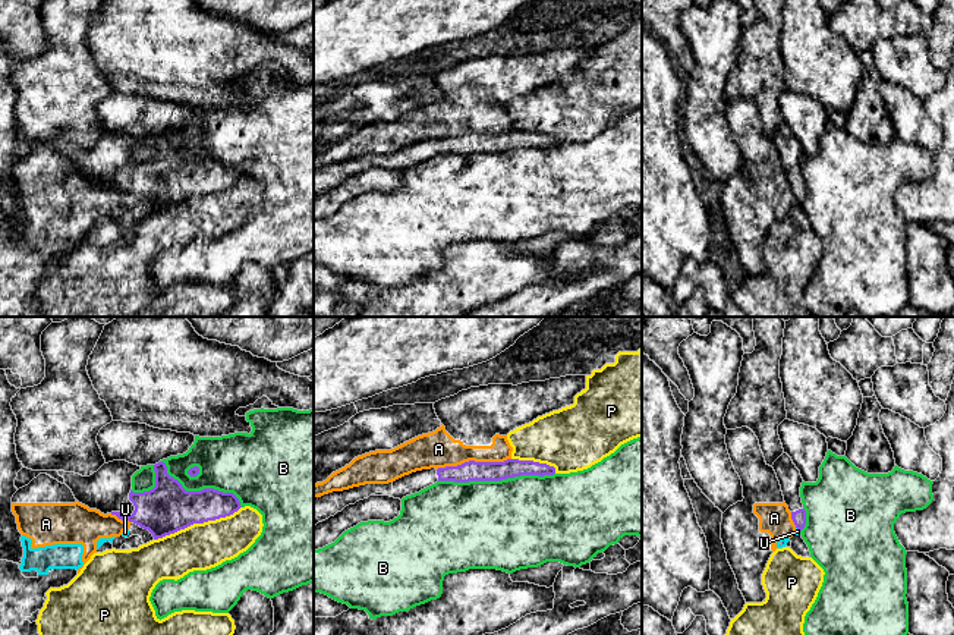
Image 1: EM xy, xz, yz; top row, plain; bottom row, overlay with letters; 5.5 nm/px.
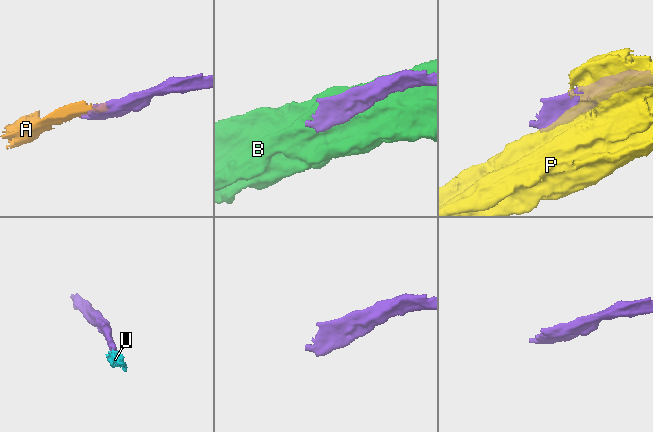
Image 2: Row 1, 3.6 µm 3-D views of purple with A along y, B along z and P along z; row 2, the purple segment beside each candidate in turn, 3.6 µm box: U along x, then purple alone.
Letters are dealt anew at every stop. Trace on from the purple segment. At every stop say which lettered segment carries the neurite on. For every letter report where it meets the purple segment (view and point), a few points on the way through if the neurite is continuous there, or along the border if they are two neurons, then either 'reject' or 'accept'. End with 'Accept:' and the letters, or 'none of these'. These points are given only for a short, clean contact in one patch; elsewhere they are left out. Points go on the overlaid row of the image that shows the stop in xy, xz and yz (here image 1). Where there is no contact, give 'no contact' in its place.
A: contact xz (474, 461); border xz (510, 458), (503, 461), (465, 461), (437, 470); reject
B: contact xz (496, 480); reject
P: contact xy (197, 522); reject
U: contact yz (797, 528); border yz (796, 527), (799, 531); reject
Accept: none of these

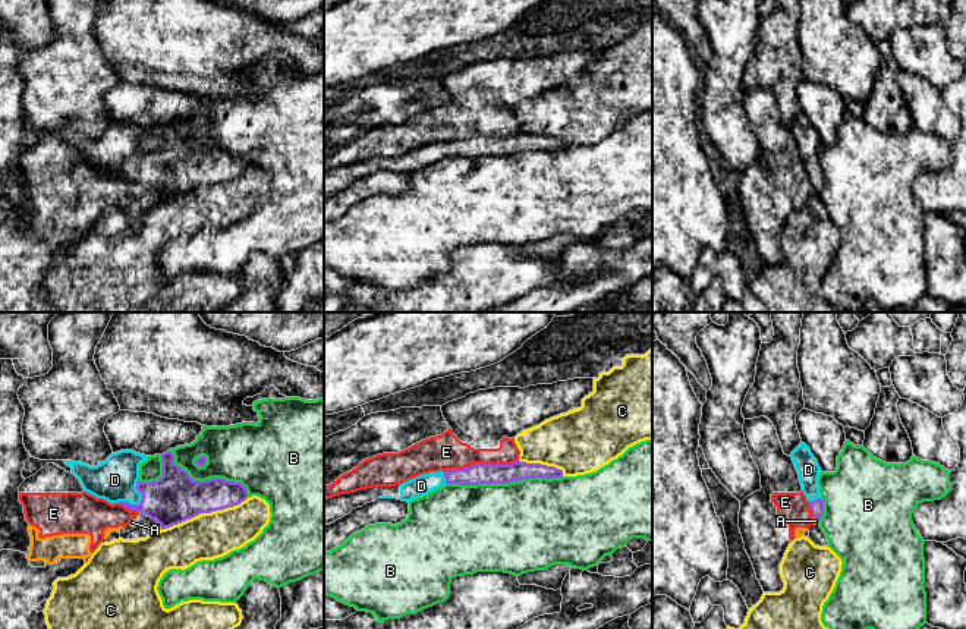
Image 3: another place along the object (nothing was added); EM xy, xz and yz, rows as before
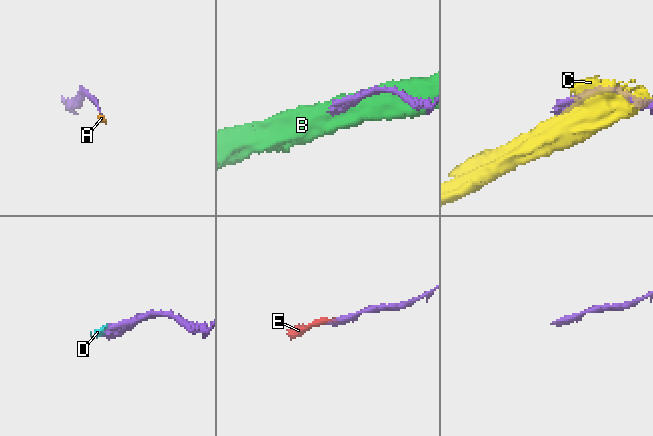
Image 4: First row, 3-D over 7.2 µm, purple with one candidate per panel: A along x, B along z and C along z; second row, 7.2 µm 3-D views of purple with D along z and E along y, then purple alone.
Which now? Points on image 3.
A: contact yz (815, 518); border yz (814, 516), (817, 521); reject
B: contact xz (503, 483); reject
C: contact xy (204, 512); reject
D: contact xy (141, 502); accept
E: contact xz (481, 464); border xz (518, 461), (510, 464), (472, 464), (444, 472); reject
Accept: D

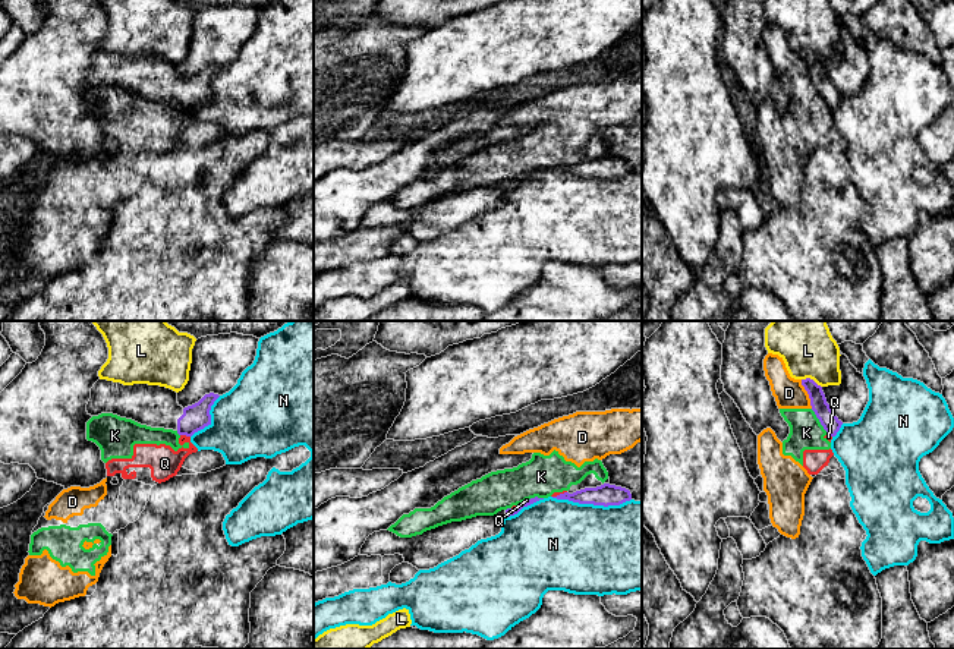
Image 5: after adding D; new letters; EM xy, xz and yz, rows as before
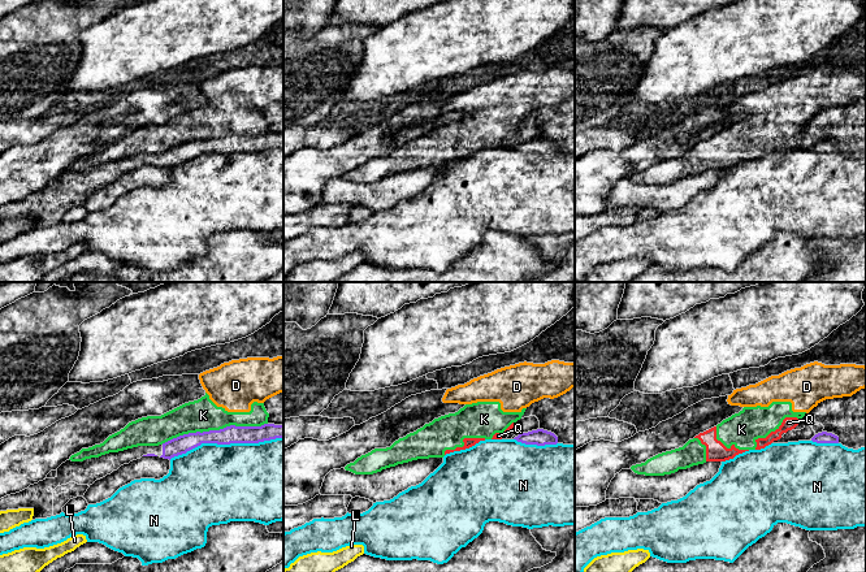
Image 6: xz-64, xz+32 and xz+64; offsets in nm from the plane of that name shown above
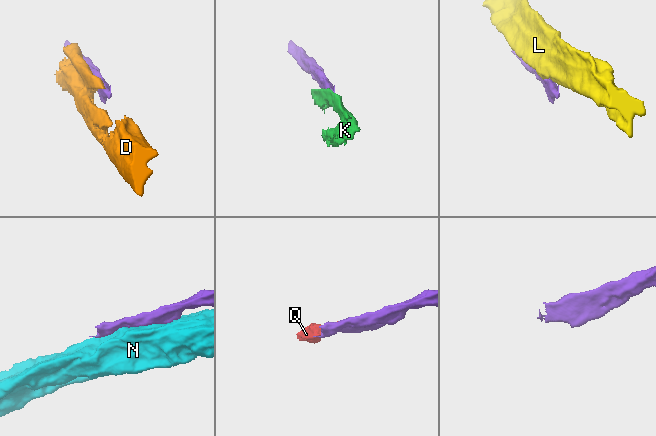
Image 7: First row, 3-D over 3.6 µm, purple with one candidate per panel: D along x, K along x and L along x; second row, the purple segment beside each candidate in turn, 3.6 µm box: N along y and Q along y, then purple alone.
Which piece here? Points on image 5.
D: contact yz (808, 393); reject
K: contact yz (819, 421); border yz (811, 409), (828, 432); reject
L: contact yz (812, 380); reject
N: contact xz (591, 503); reject
Q: contact xy (185, 434); border xy (180, 434), (189, 437); reject
Accept: none of these

